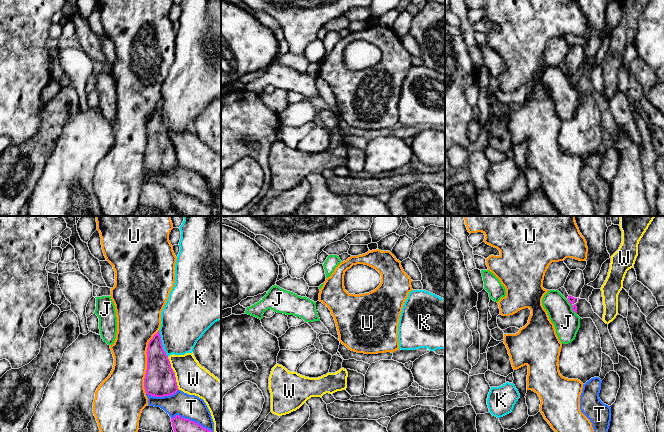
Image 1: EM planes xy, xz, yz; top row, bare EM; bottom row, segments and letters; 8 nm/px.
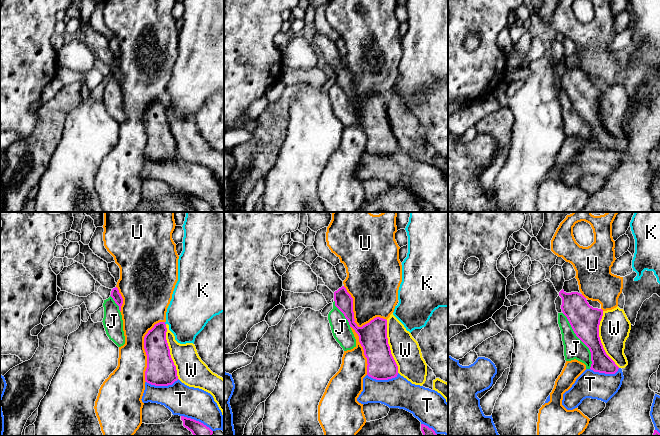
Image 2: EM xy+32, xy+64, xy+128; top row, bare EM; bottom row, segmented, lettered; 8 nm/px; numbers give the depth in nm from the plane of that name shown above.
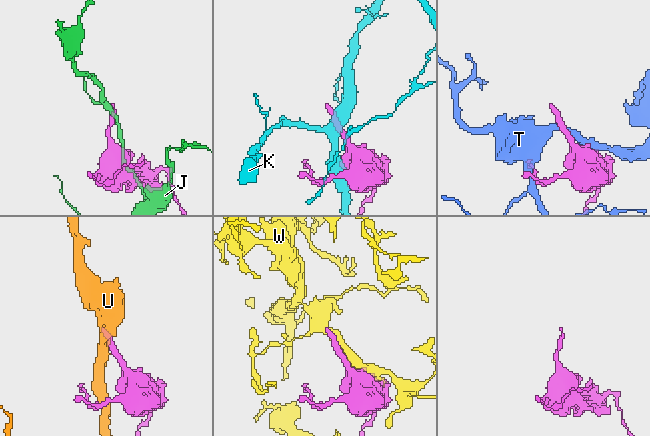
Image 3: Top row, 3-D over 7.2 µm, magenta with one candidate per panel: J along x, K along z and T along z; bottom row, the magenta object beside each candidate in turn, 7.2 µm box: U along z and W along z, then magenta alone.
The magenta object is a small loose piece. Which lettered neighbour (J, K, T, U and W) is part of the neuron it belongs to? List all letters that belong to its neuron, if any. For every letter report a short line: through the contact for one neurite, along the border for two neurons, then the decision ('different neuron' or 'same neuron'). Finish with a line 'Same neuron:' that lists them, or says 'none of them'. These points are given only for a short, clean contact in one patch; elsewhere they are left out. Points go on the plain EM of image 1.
J: different neuron
K: different neuron
T: different neuron
U: different neuron
W: different neuron
Same neuron: none of them

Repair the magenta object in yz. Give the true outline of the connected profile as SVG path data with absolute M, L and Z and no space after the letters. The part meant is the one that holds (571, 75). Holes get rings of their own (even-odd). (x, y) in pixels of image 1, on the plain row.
M580 45L571 46L564 60L564 64L569 71L567 76L571 81L576 74L580 74L584 61L585 55L583 47Z

